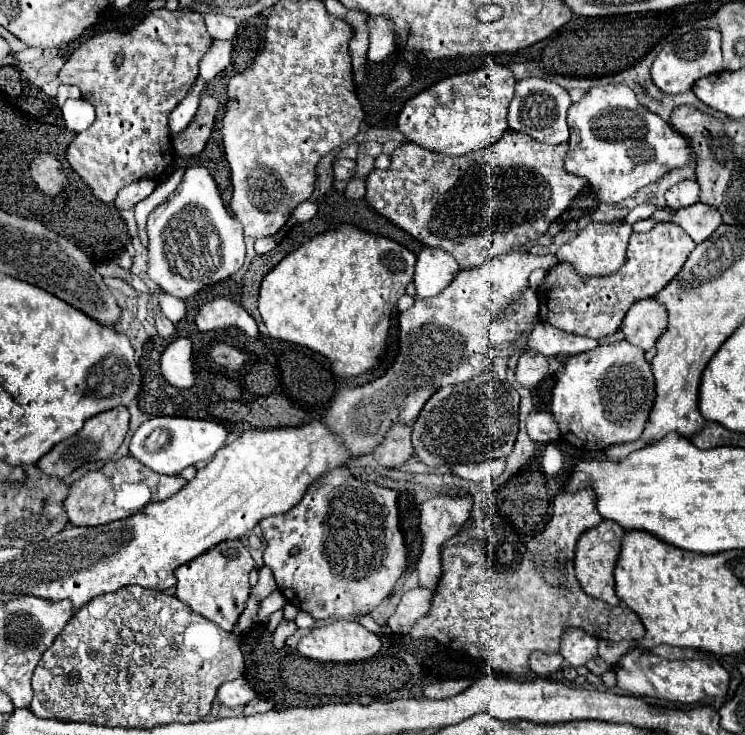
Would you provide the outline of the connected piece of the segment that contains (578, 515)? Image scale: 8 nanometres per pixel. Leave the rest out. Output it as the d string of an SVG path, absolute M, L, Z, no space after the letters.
M582 489L578 493L558 493L554 499L554 513L546 529L530 541L530 549L526 551L520 567L508 573L494 573L486 565L484 541L470 541L464 545L452 545L442 549L442 577L438 581L436 593L432 597L432 607L426 617L416 621L412 627L412 637L432 637L442 645L464 651L474 658L488 662L498 673L506 673L512 677L525 676L530 671L528 657L532 651L556 653L560 649L560 635L568 629L584 629L596 639L604 641L638 641L644 637L644 625L640 617L630 611L626 605L610 607L604 601L598 601L586 595L580 583L574 577L574 549L580 535L602 521L600 513L594 505L594 493L590 489Z

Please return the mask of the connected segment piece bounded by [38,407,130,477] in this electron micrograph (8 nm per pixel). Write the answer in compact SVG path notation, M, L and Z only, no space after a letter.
M114 407L110 411L102 411L102 415L94 415L94 419L88 419L84 423L84 427L82 427L82 431L78 431L78 435L72 435L70 439L62 441L54 449L50 449L38 461L38 467L48 475L66 477L86 461L112 457L116 453L116 449L122 445L126 433L128 433L128 419L130 419L130 413L128 413L126 407Z

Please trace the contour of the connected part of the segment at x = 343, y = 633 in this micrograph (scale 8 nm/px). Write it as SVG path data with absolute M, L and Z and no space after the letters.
M334 621L334 623L328 623L324 627L316 627L306 637L302 637L300 643L298 643L298 653L302 653L308 659L316 659L316 661L346 663L346 661L370 659L372 655L376 655L380 651L380 647L382 647L380 637L374 635L372 631L368 631L366 627L362 627L360 623Z

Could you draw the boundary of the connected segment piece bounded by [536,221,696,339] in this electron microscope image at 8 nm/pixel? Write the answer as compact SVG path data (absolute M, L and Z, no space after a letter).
M660 221L648 233L630 235L626 263L620 271L616 271L616 275L580 279L580 275L574 275L566 263L558 263L546 273L536 291L540 301L540 319L542 323L582 337L600 339L612 335L620 329L622 319L632 303L654 297L676 277L694 247L694 241L690 235L686 235L686 231L682 231L682 227L676 227L670 221Z

